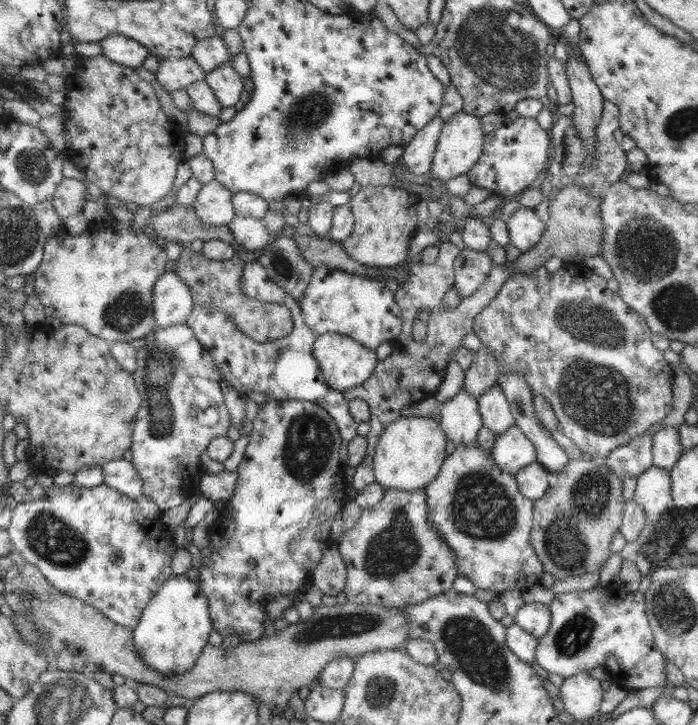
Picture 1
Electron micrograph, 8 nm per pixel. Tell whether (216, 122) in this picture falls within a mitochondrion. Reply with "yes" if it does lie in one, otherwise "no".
no

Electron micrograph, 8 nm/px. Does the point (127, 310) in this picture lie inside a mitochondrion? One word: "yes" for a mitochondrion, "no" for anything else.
yes

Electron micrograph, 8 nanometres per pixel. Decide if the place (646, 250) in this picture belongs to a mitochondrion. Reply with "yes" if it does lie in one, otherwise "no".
yes

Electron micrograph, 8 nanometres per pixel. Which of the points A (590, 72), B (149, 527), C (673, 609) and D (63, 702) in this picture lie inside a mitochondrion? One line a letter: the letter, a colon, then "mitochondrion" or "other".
A: other
B: other
C: mitochondrion
D: mitochondrion

